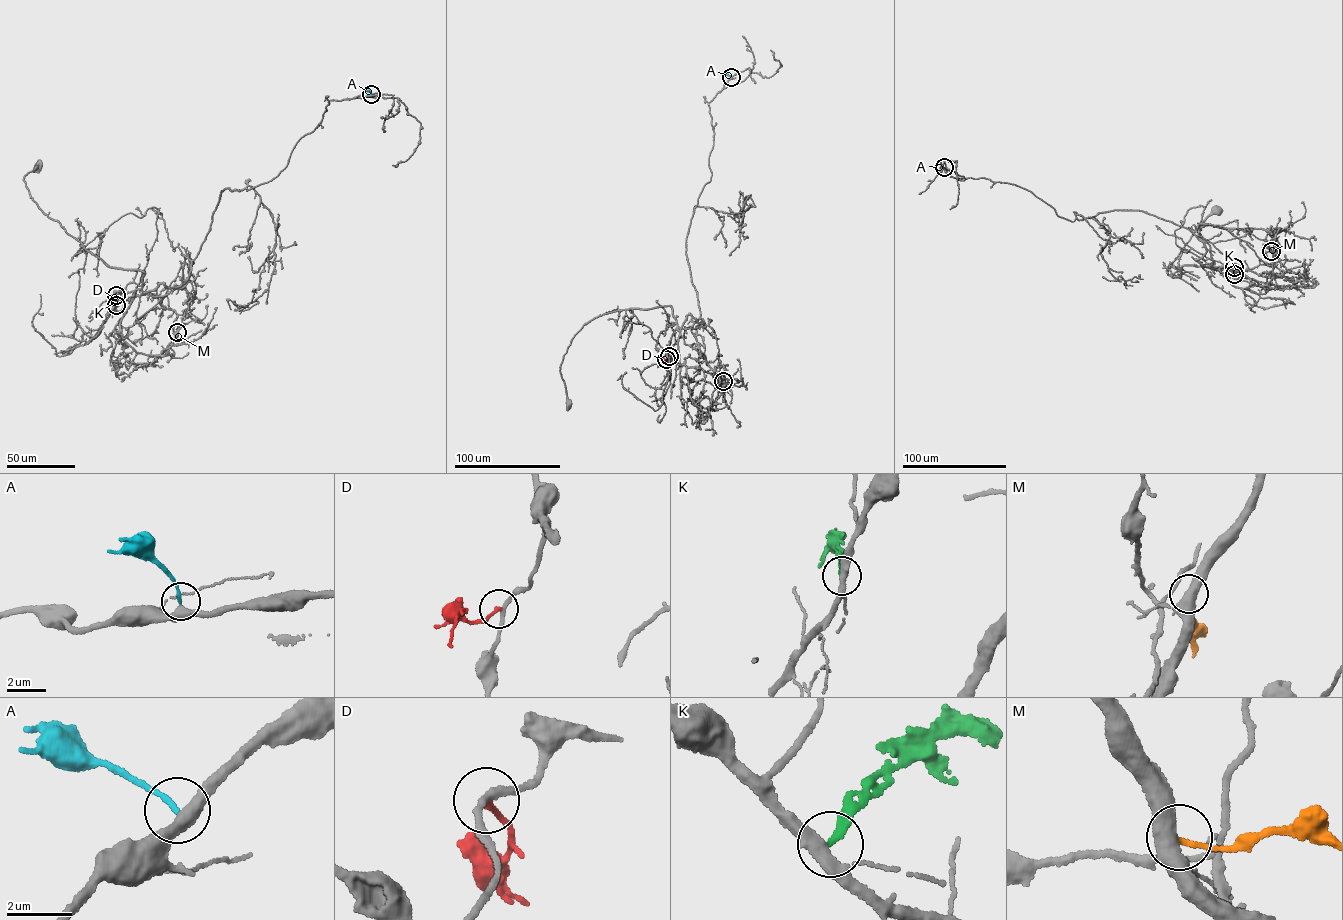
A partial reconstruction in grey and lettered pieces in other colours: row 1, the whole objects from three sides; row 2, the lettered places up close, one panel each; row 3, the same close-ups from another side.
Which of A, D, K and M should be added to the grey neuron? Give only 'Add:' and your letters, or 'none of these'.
Add: A

